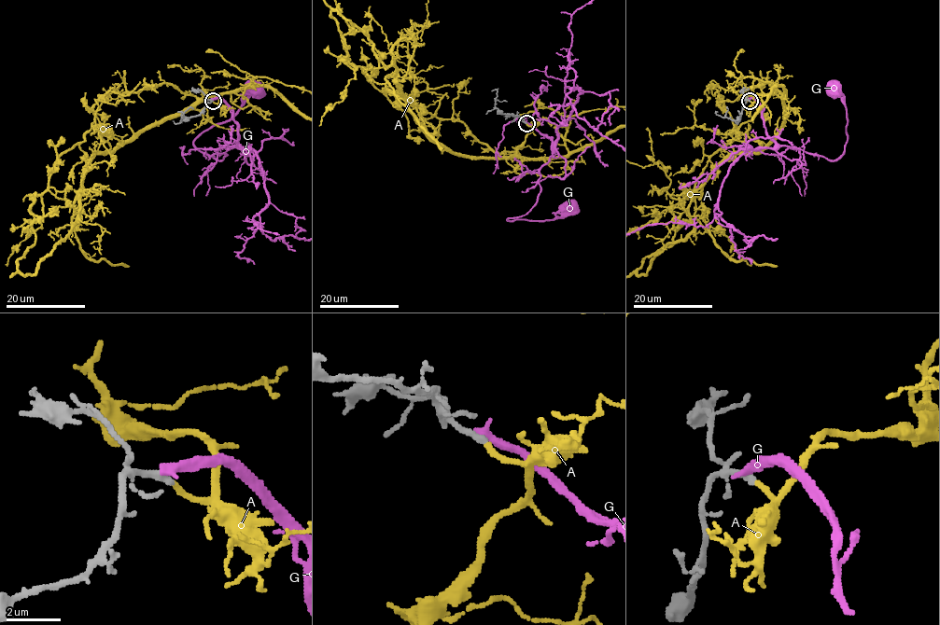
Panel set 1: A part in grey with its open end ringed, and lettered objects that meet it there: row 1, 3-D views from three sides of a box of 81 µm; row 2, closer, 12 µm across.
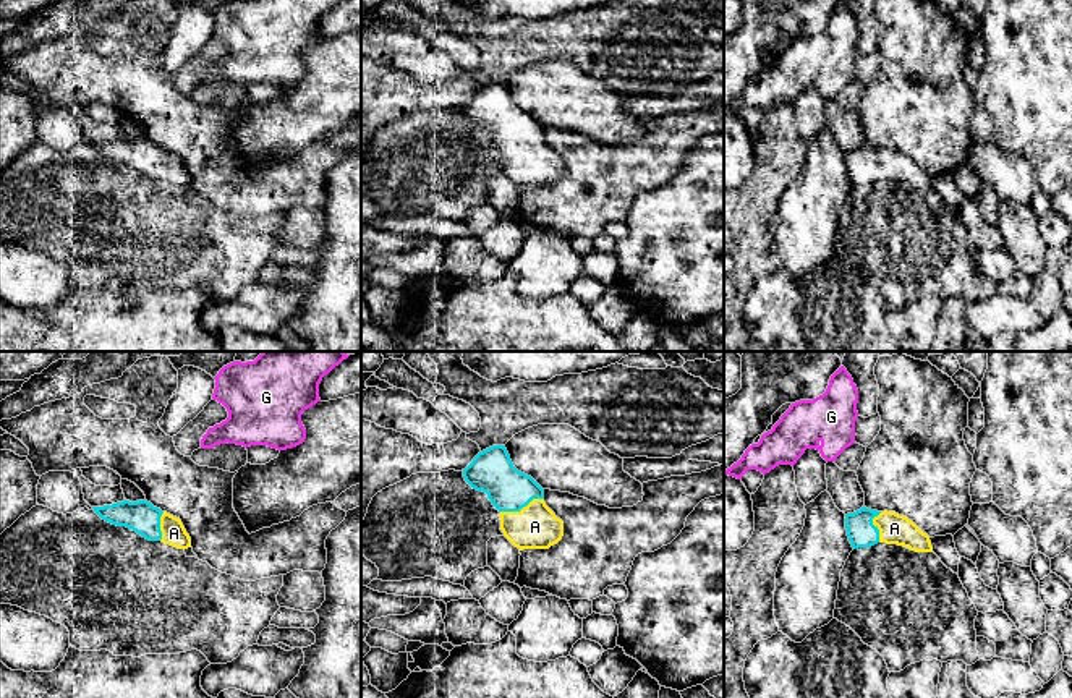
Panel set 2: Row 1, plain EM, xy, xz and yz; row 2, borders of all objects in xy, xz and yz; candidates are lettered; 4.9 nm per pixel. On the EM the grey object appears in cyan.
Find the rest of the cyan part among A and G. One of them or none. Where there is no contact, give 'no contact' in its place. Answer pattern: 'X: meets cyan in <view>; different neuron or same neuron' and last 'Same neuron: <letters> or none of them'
A: meets cyan in xz; same neuron
G: no contact; different neuron
Same neuron: A

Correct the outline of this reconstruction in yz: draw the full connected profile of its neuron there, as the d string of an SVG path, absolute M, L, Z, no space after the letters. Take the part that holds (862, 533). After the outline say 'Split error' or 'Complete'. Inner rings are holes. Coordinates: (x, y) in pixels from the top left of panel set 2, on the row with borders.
M861 507L845 515L845 530L853 549L886 543L904 546L915 552L933 552L929 536L912 520L895 512Z. Split error

